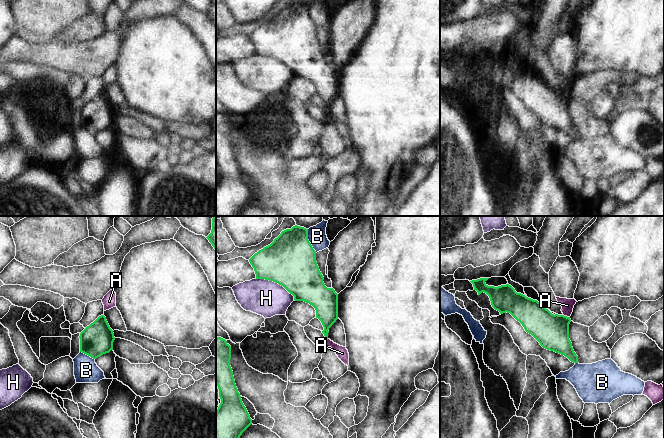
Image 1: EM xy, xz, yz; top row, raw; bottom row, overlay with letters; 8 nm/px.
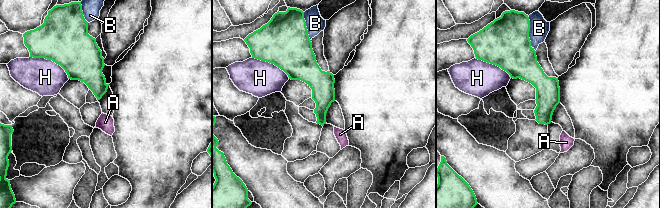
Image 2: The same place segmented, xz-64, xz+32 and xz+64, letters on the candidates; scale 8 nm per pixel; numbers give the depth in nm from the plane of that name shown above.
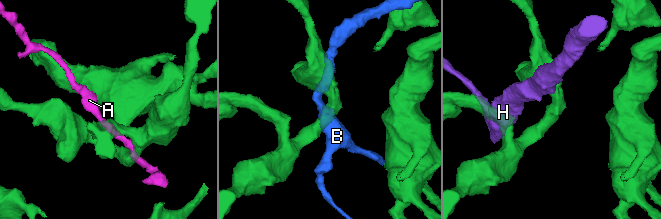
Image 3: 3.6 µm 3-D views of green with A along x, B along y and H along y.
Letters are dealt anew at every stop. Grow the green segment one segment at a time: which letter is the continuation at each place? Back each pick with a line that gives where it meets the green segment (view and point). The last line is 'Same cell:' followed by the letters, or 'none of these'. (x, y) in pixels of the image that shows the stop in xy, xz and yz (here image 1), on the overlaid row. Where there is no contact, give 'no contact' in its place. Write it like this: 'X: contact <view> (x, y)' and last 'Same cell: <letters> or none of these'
Same cell: none of these

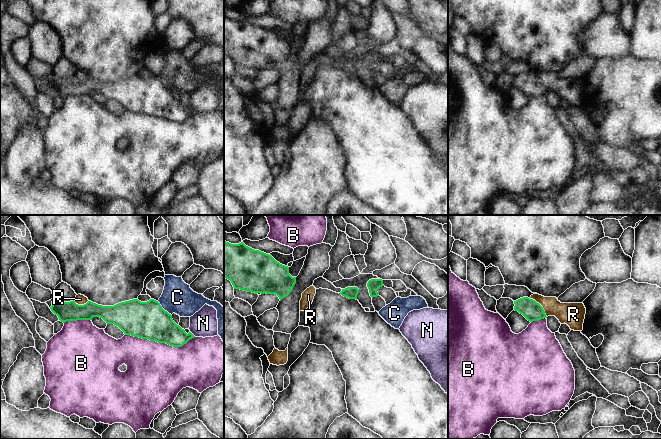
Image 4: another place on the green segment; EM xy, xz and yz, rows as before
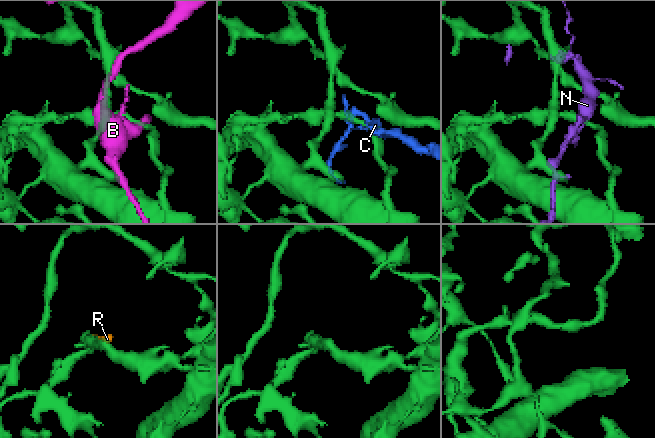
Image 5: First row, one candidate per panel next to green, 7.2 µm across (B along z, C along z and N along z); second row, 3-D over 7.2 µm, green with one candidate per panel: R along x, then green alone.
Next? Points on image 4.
R: contact yz (540, 305)
Same cell: R

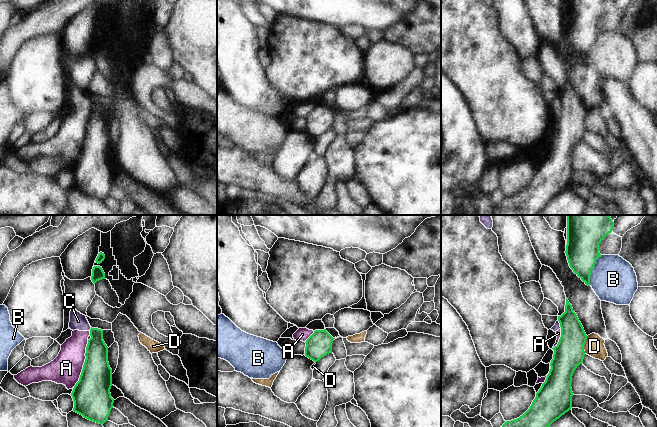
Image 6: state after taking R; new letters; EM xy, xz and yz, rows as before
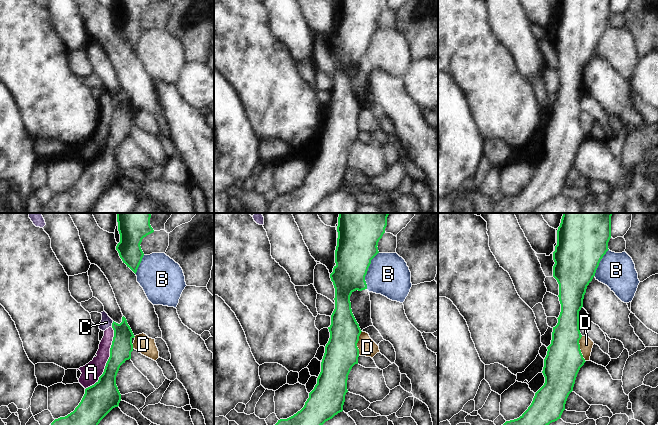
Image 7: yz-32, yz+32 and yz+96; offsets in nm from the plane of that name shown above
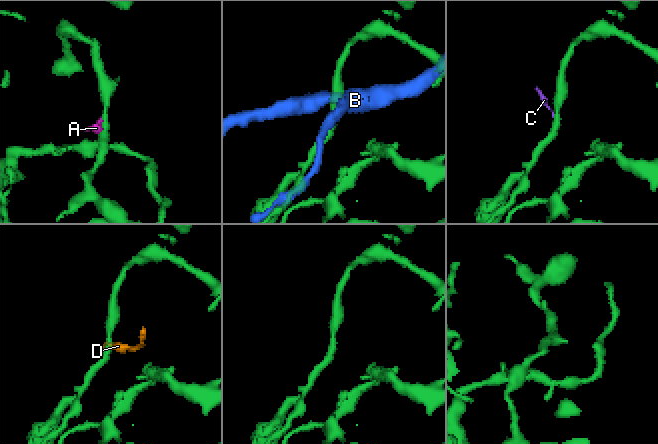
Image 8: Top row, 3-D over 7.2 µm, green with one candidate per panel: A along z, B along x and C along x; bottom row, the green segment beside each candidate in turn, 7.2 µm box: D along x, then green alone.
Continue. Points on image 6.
Same cell: none of these

